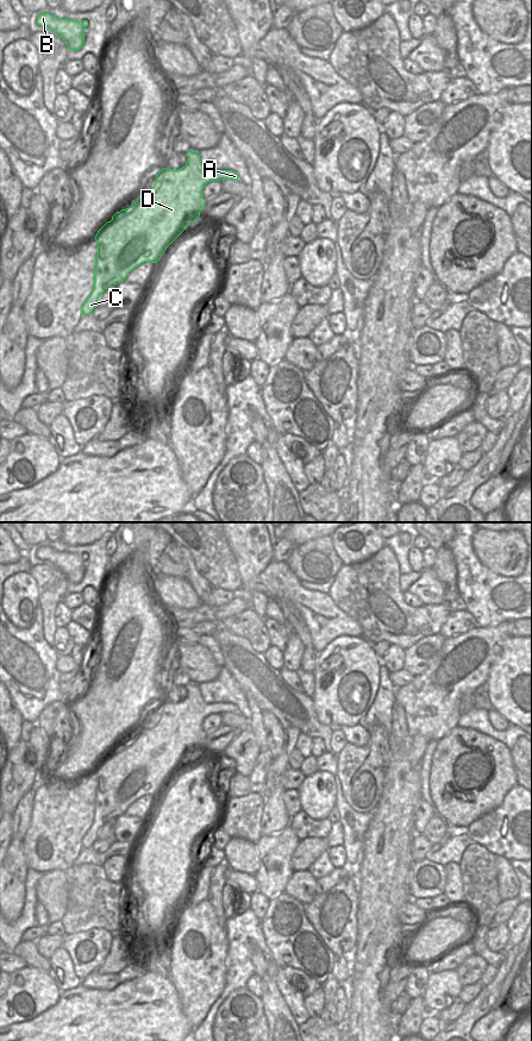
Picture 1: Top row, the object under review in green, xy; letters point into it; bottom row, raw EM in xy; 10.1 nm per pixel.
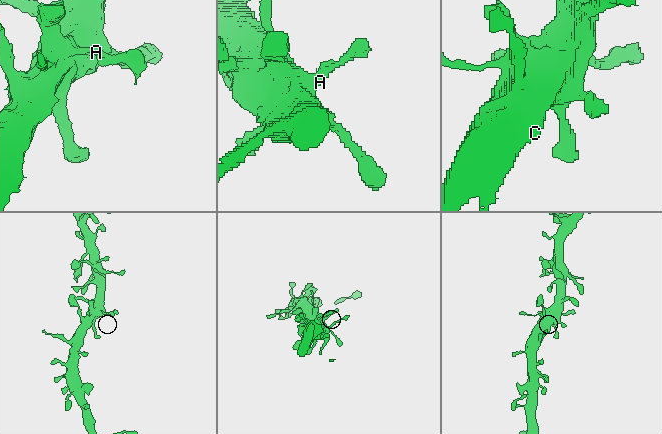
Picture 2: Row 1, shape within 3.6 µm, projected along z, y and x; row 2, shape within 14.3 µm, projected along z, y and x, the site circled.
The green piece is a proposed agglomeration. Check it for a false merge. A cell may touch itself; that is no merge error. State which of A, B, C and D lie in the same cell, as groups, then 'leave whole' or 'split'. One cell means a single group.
A B C D | leave whole

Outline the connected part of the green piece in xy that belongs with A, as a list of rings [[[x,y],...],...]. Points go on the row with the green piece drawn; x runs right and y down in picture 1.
[[[189,150],[184,167],[171,170],[163,168],[151,190],[143,193],[126,209],[117,212],[96,233],[98,255],[95,257],[93,291],[81,308],[81,314],[92,314],[98,299],[112,284],[125,281],[134,268],[144,262],[157,263],[167,247],[200,217],[205,207],[204,187],[211,181],[238,180],[232,170],[206,170],[199,151]]]

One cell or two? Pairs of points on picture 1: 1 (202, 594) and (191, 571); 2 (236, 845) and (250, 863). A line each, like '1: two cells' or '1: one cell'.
1: one cell
2: one cell

